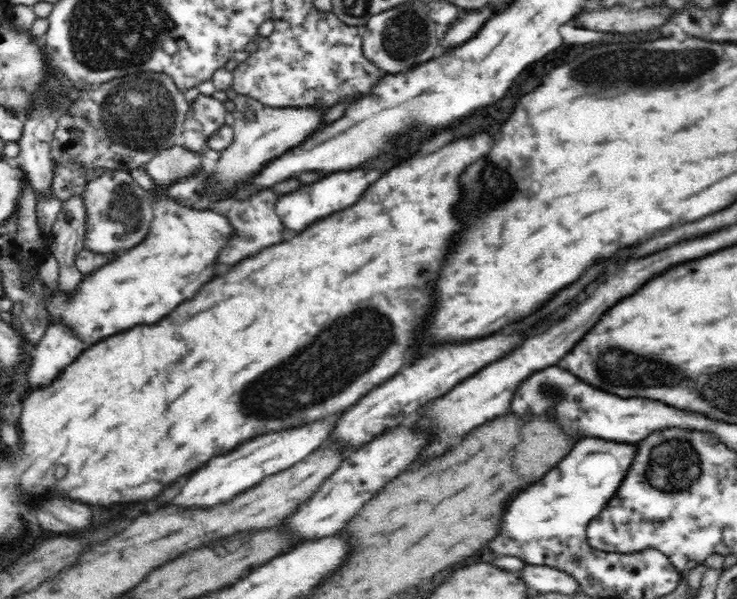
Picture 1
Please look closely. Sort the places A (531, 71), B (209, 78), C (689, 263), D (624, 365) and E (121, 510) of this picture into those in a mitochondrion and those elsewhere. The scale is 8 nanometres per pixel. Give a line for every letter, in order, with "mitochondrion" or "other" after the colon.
A: other
B: other
C: other
D: mitochondrion
E: other

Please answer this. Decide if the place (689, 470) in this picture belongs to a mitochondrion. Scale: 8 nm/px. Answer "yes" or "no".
yes

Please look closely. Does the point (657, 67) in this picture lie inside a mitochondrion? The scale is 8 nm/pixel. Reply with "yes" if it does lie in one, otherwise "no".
yes

